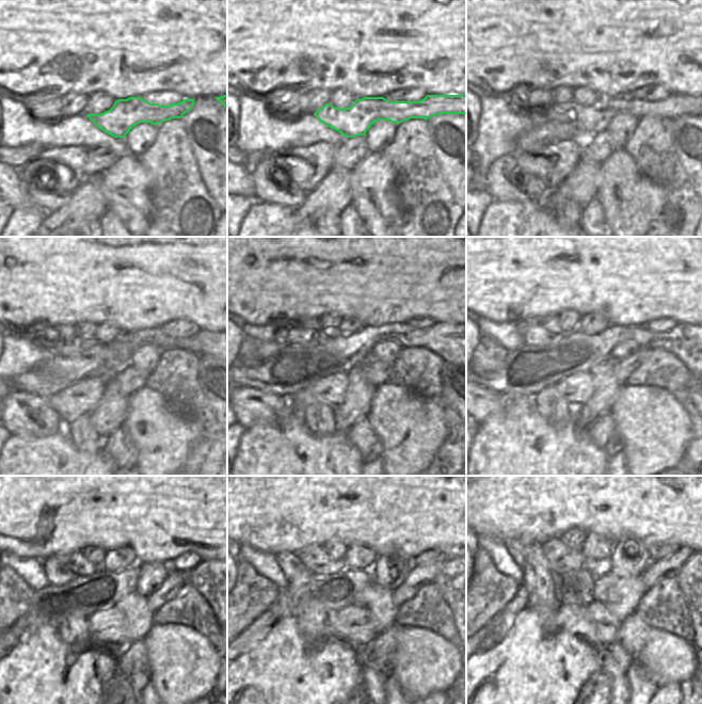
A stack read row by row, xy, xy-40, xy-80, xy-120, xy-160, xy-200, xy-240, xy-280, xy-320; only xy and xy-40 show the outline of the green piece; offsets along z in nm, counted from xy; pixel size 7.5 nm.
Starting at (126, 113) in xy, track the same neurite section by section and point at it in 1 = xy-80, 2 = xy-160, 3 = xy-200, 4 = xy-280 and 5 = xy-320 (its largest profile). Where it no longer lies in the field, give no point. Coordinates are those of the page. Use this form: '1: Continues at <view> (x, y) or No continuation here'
1: Continues at xy-80 (588, 121)
2: Continues at xy-160 (297, 336)
3: Continues at xy-200 (533, 335)
4: Continues at xy-280 (298, 576)
5: Continues at xy-320 (519, 552)

